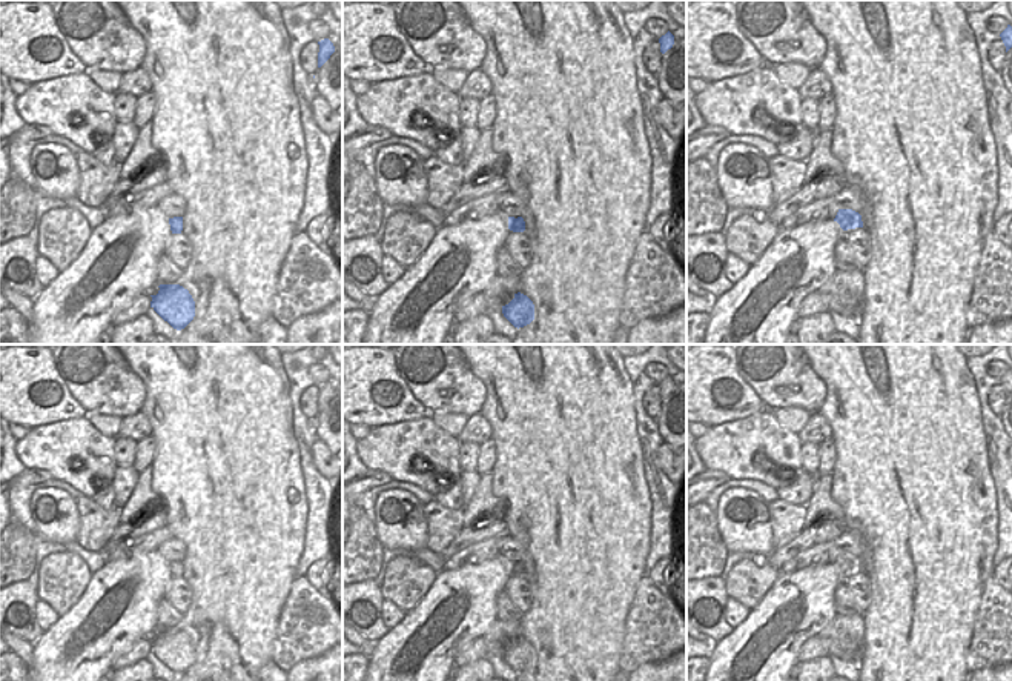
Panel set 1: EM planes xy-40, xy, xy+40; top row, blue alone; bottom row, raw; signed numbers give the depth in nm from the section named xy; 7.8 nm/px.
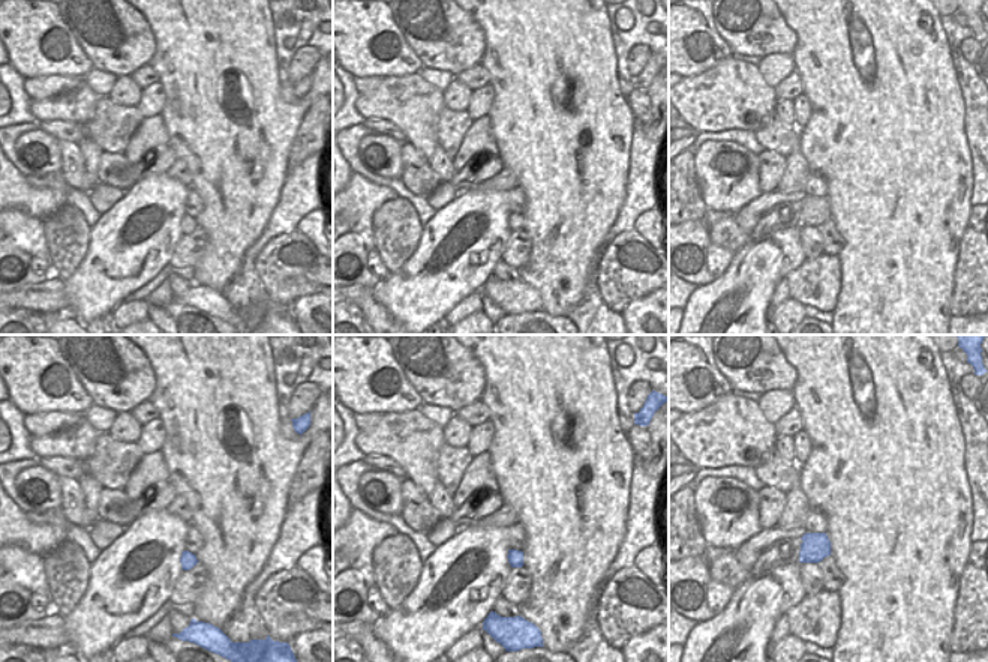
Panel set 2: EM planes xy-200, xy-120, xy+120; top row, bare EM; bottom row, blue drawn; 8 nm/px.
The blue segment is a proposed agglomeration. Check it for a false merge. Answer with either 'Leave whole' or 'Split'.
Split

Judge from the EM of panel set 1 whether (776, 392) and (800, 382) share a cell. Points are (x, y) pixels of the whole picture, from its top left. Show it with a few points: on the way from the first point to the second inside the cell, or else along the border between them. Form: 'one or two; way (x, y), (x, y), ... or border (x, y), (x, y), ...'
one; way (782, 386), (787, 382), (794, 382)

